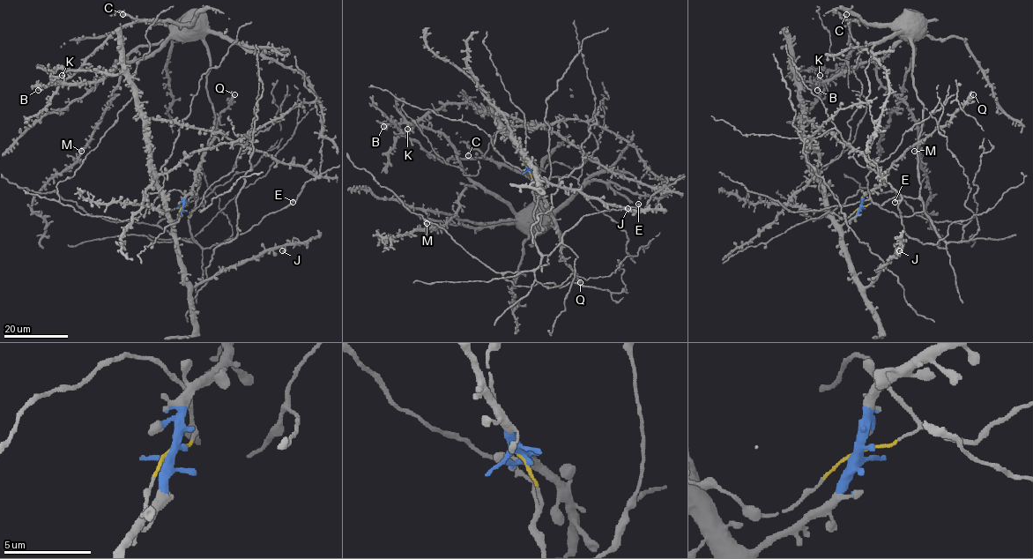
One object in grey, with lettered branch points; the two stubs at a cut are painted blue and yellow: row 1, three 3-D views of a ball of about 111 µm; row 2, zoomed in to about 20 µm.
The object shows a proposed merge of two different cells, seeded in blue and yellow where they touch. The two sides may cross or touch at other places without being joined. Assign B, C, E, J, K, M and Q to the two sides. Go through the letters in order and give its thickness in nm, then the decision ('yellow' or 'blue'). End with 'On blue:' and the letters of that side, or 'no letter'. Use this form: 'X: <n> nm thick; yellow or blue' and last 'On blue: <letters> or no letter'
B: 360 nm thick; yellow
C: 360 nm thick; yellow
E: 440 nm thick; yellow
J: 280 nm thick; blue
K: 440 nm thick; yellow
M: 380 nm thick; yellow
Q: 200 nm thick; blue
On blue: J, Q

